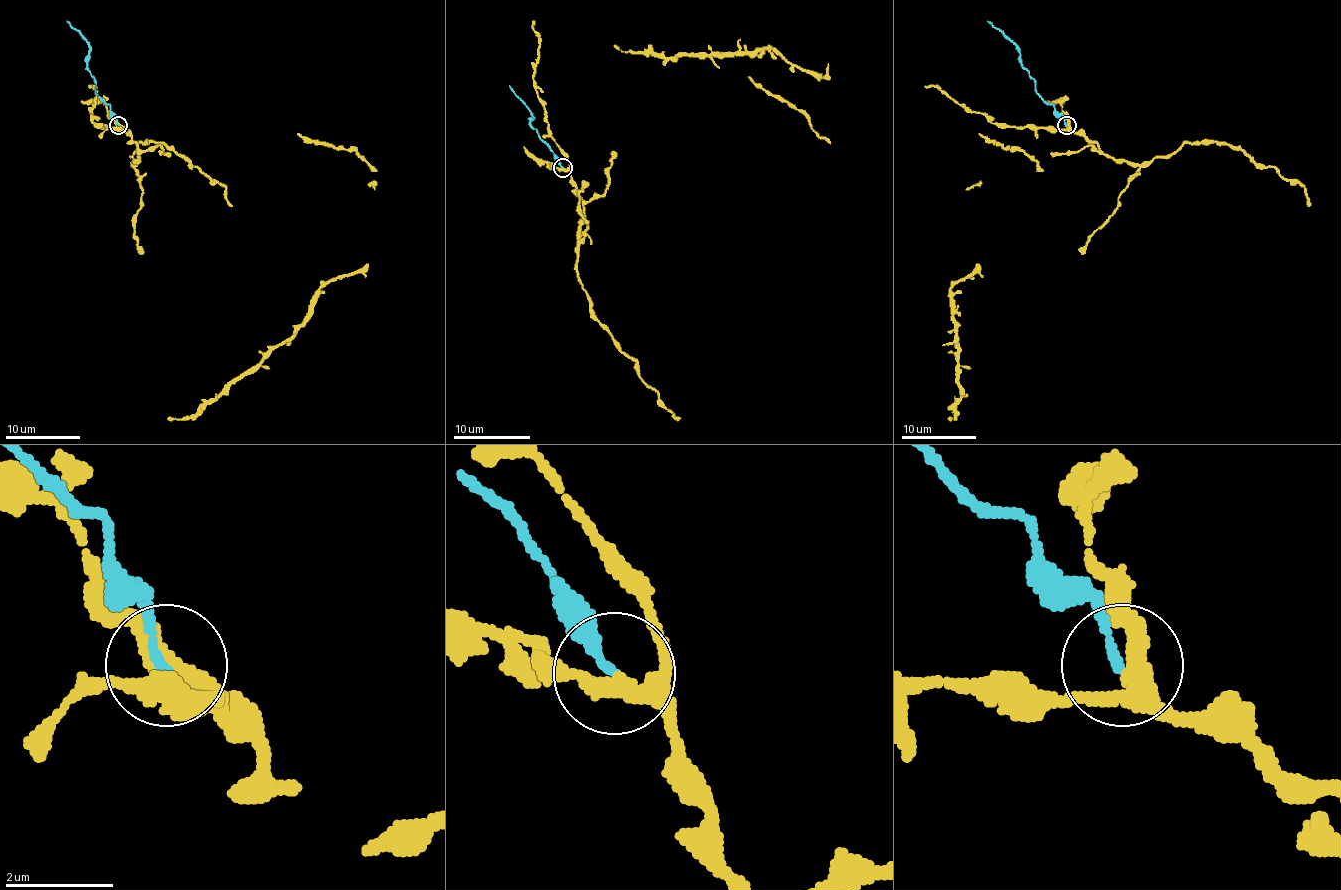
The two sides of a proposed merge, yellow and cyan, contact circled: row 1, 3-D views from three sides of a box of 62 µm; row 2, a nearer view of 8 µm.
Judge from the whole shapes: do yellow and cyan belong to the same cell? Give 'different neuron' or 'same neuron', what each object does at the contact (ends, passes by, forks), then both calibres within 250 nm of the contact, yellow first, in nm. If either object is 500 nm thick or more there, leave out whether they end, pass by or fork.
different neuron; yellow forks there; cyan ends there; 300 nm thick on the yellow side, 150 nm on the other

